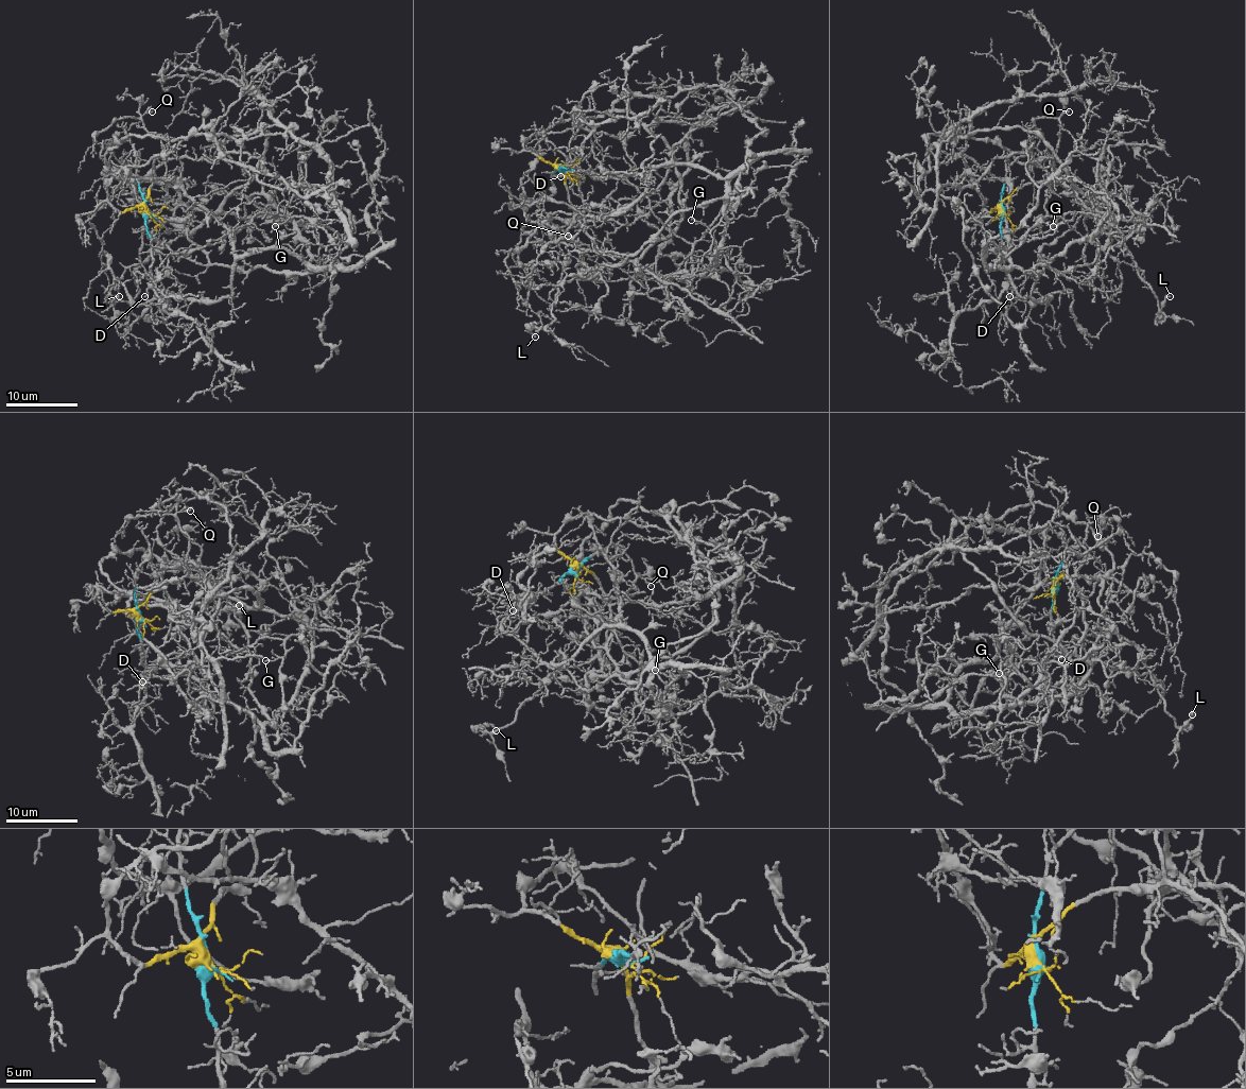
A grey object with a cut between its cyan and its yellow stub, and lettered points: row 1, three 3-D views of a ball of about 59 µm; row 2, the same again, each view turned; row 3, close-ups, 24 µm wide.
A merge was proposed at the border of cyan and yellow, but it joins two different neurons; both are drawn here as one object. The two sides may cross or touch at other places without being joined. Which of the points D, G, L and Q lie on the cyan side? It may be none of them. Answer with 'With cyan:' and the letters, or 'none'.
With cyan: D

